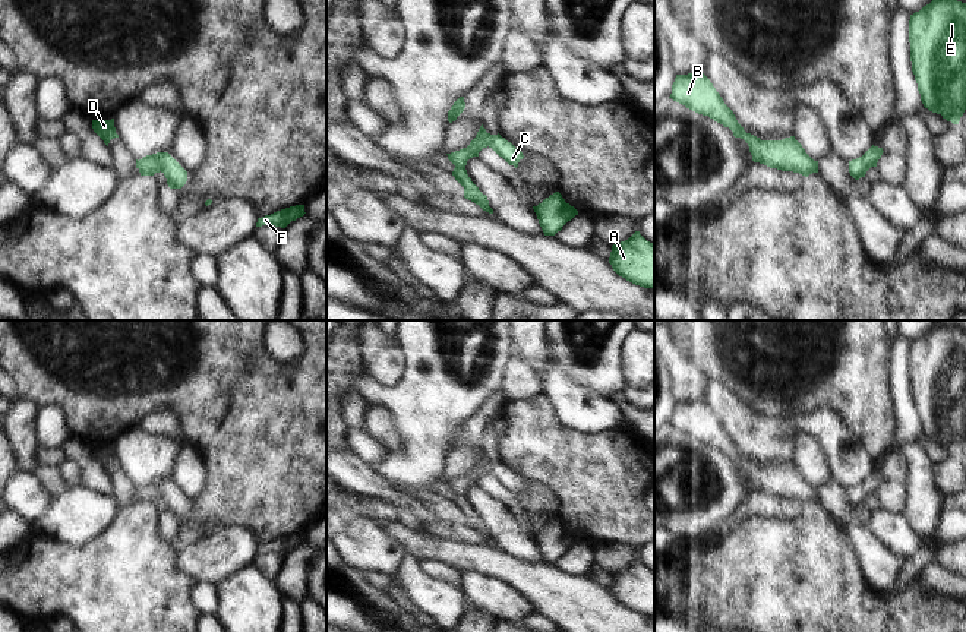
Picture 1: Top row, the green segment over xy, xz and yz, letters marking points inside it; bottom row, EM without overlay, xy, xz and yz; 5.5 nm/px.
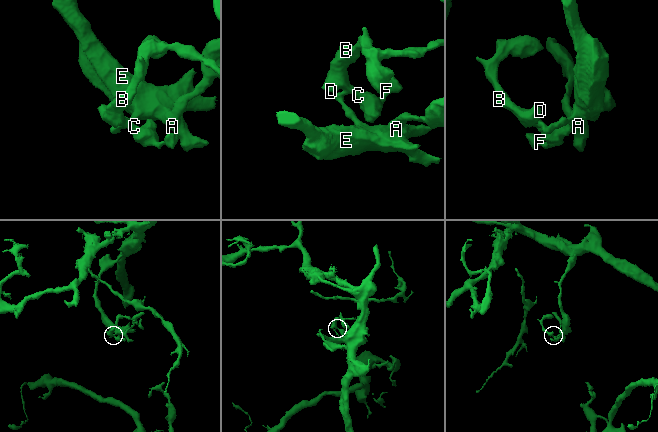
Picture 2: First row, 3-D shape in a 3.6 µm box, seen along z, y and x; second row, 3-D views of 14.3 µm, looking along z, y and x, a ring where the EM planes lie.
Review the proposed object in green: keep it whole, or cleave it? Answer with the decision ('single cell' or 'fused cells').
single cell

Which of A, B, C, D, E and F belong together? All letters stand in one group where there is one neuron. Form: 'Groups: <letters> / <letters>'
Groups: A B C D E F

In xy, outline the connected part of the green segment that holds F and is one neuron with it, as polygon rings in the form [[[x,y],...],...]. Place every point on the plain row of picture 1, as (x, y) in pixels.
[[[304,533],[290,534],[290,535],[277,538],[271,543],[258,546],[256,554],[275,553],[275,554],[285,556],[291,549],[296,549],[297,546],[303,544],[304,541],[306,541]]]

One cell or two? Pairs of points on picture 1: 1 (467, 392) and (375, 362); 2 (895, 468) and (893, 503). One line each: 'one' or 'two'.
1: two
2: two

